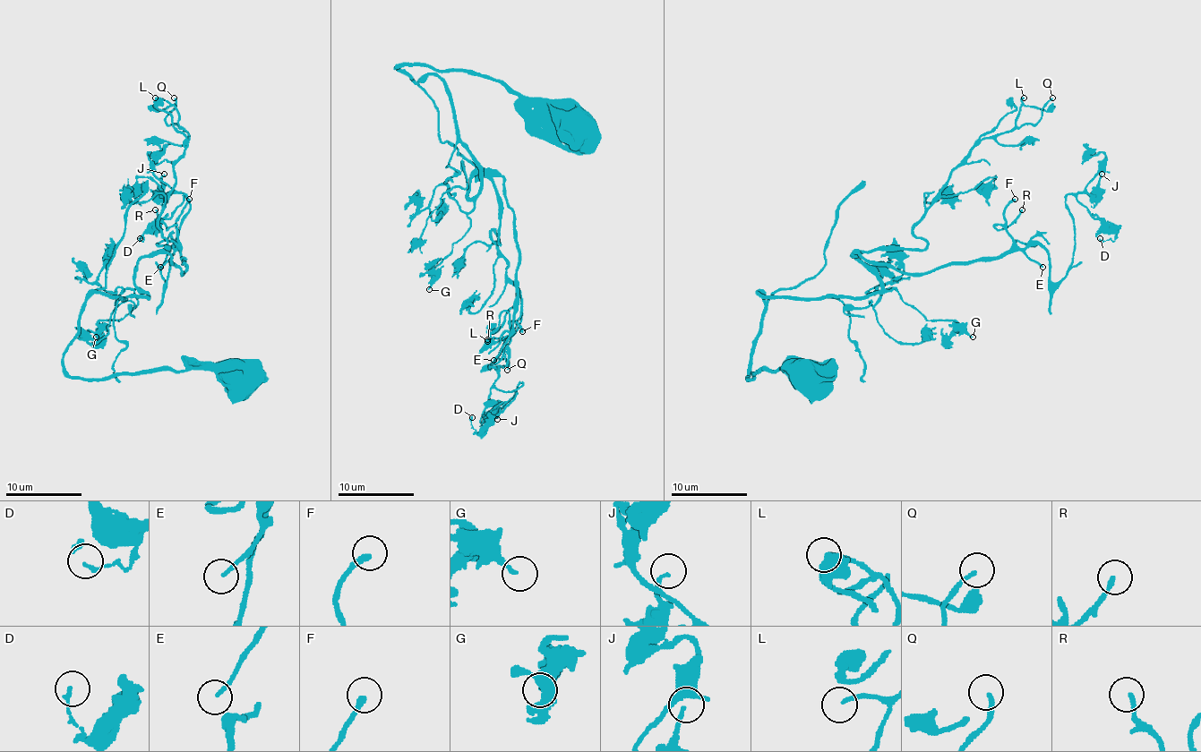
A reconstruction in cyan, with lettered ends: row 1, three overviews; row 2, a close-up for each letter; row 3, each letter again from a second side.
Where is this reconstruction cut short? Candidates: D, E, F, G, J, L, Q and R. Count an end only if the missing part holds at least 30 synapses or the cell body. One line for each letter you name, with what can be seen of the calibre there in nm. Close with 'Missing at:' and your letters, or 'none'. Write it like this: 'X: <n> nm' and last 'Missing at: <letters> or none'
F: 280 nm
L: 170 nm
Q: 170 nm
R: 170 nm
Missing at: F, L, Q, R

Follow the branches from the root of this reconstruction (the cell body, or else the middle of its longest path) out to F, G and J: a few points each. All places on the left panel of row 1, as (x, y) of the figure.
F: (238, 382), (206, 363), (64, 365), (96, 292), (147, 297), (145, 255), (185, 270), (189, 199)
G: (238, 382), (206, 363), (72, 377), (64, 350), (84, 303), (147, 297), (138, 287), (96, 337)
J: (238, 382), (64, 365), (96, 292), (185, 270), (164, 174)

